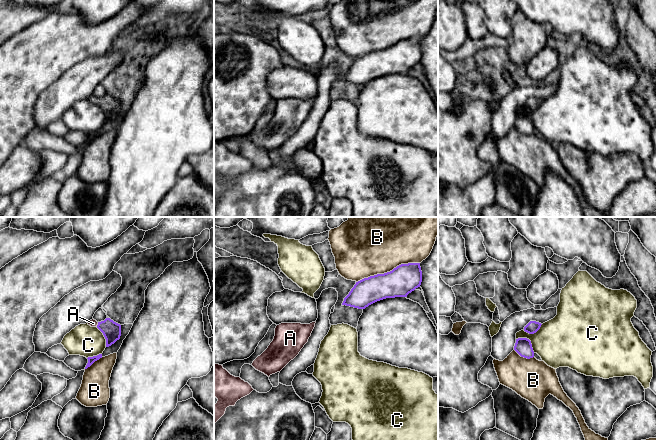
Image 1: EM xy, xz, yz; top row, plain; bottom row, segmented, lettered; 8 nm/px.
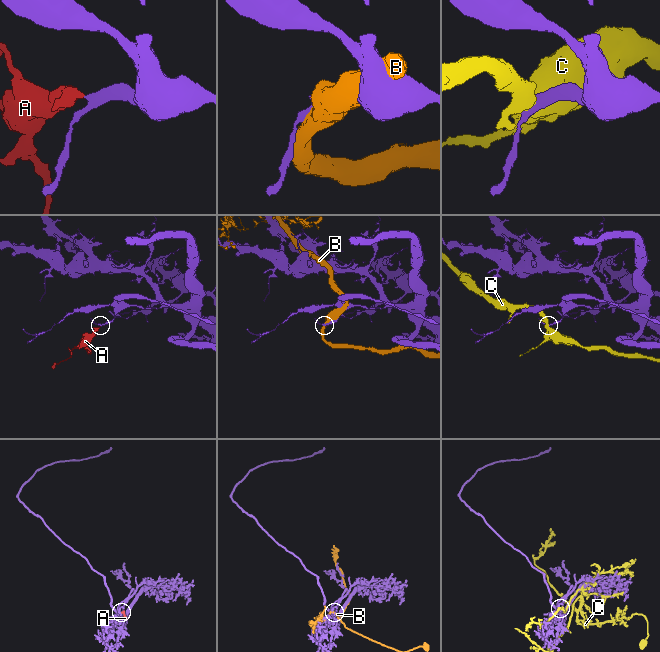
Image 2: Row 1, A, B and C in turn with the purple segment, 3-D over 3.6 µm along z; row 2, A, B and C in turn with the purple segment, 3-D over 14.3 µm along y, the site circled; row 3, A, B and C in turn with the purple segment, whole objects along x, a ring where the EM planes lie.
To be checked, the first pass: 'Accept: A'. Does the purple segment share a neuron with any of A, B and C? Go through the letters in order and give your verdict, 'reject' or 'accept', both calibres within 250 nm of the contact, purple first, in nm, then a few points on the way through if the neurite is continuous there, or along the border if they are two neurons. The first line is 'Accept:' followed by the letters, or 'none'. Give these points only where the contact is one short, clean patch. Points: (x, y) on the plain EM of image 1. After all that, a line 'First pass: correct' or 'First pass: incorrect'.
Accept: A
A: accept; calibres 150 and 60 nm; way xy (111, 106), (98, 100), (93, 99)
B: reject; calibres 240 and 420 nm
C: reject; calibres 140 and 400 nm; border yz (516, 114), (527, 114), (534, 128)
First pass: correct

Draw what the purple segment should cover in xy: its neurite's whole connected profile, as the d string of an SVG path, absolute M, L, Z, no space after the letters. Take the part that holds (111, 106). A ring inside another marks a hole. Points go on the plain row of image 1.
M106 94L101 98L97 98L96 96L92 95L88 98L88 101L91 103L97 103L103 109L106 115L106 123L111 122L120 115L121 101L114 98L110 94Z

